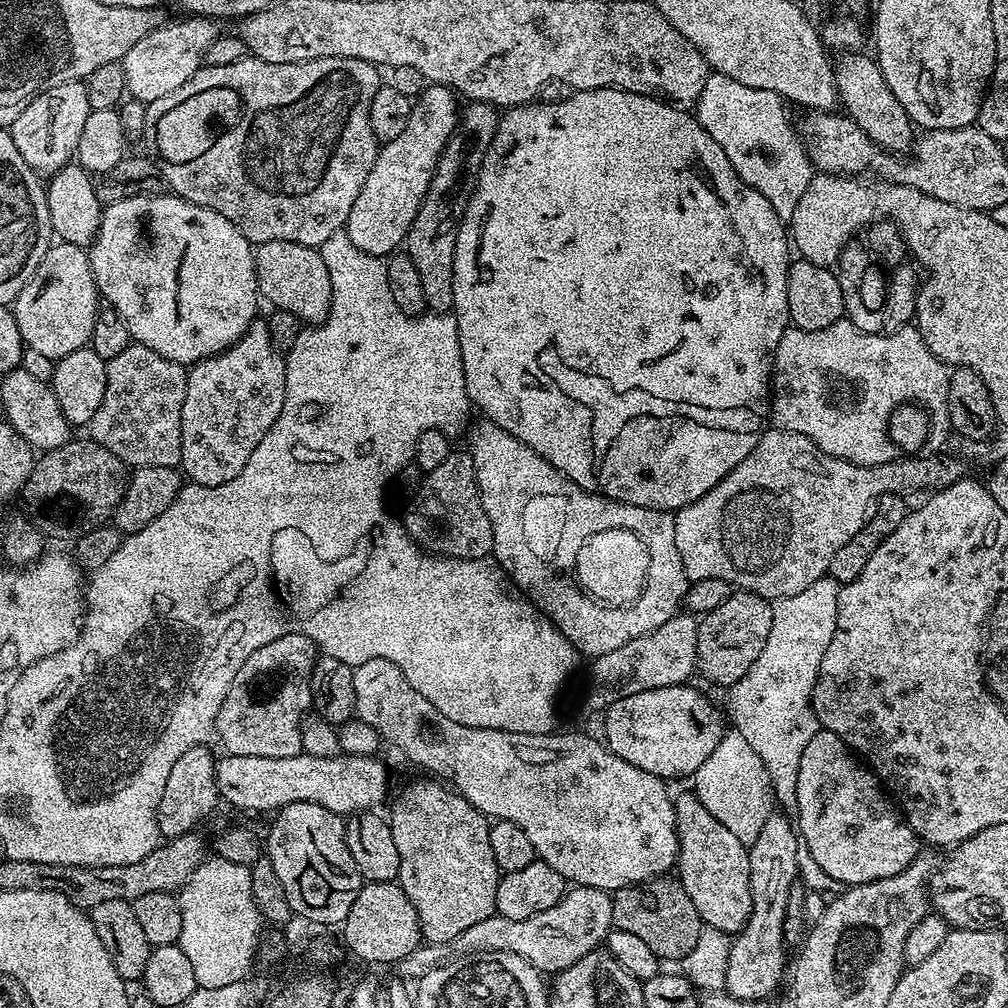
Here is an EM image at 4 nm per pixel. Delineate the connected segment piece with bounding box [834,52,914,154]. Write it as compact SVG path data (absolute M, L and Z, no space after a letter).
M856 52L844 54L839 57L835 65L836 90L839 103L844 104L843 111L851 120L864 132L872 141L884 151L893 154L907 153L914 142L914 128L906 110L893 92L886 85L882 76L881 68L871 56L864 56L865 53Z

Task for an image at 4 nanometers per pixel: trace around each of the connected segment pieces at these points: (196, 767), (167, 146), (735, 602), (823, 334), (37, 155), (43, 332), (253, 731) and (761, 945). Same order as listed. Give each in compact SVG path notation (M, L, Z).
M199 744L186 750L186 754L182 754L182 758L178 758L170 770L166 790L162 790L162 802L158 802L158 826L165 841L176 840L187 832L196 832L199 824L215 810L216 804L221 803L220 791L216 785L217 757L212 756L210 749L211 747Z
M341 56L289 64L245 58L230 66L202 66L193 74L190 82L185 82L183 86L178 86L178 90L173 90L171 94L165 94L146 105L144 135L149 141L152 139L167 187L175 195L198 206L206 206L222 214L222 218L230 218L230 222L234 222L234 226L238 226L238 230L242 230L244 237L252 241L253 245L266 242L298 242L307 248L319 249L326 242L326 238L330 238L330 234L341 231L347 225L350 206L354 206L354 198L358 198L358 190L362 190L376 161L378 141L370 118L374 94L382 87L382 80L376 72L379 72L377 65L358 58Z
M743 590L733 591L722 606L710 610L698 620L698 640L696 642L696 666L699 675L709 680L712 686L730 686L754 666L754 658L762 654L766 638L772 625L772 604Z
M842 318L834 322L834 326L826 326L826 330L802 330L790 326L782 334L776 347L774 367L772 370L772 387L770 389L770 420L773 425L782 430L790 430L794 434L806 434L826 454L849 460L855 464L885 464L895 460L906 460L918 456L930 456L941 451L940 448L950 437L948 422L948 377L949 365L944 364L926 346L922 334L915 326L901 328L897 332L863 332L858 330L848 319Z
M83 80L62 82L62 86L50 86L14 122L10 125L12 141L22 154L22 162L35 170L41 178L51 178L58 170L76 160L78 141L82 138L82 129L86 127L86 118L92 113L90 98L86 98L86 86Z
M56 242L48 247L42 262L38 262L38 270L22 286L11 310L16 315L25 348L58 361L91 341L96 313L101 307L102 297L96 289L88 252L73 244Z
M288 632L282 638L274 638L274 642L266 642L262 650L254 650L254 654L242 662L242 670L234 674L234 682L230 682L230 690L226 690L226 699L222 701L222 710L218 710L216 719L216 736L227 755L250 754L254 758L290 758L301 755L302 723L312 707L310 674L317 655L316 643L310 638L297 632Z
M773 814L766 819L758 838L748 846L752 909L746 926L741 932L735 933L728 950L724 988L729 996L739 1000L762 1000L771 997L772 991L779 986L780 979L784 976L786 943L783 936L783 918L786 914L790 884L798 876L796 855L799 852L802 852L802 841L797 825L784 814Z

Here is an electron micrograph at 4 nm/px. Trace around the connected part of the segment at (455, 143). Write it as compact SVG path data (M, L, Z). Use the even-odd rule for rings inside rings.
M468 102L463 105L460 120L456 123L450 142L442 150L438 158L438 166L434 170L434 178L430 178L430 186L426 190L426 198L422 198L422 206L418 206L418 214L408 231L406 254L414 262L422 281L422 294L426 294L428 308L433 312L453 311L454 302L454 246L458 242L458 230L462 218L466 214L466 206L470 202L472 192L476 189L476 179L480 173L482 162L486 158L486 150L500 124L501 113L493 105L483 102Z

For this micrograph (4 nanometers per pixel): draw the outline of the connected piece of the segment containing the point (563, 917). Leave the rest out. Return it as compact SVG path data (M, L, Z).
M572 886L565 891L562 899L550 906L550 910L534 914L534 918L511 920L494 915L462 930L458 938L445 944L421 943L420 947L394 965L394 972L400 978L419 978L457 956L472 956L475 952L509 952L530 962L530 966L542 974L555 974L574 966L578 958L597 951L607 941L608 933L614 927L613 918L614 906L609 893L597 888Z

